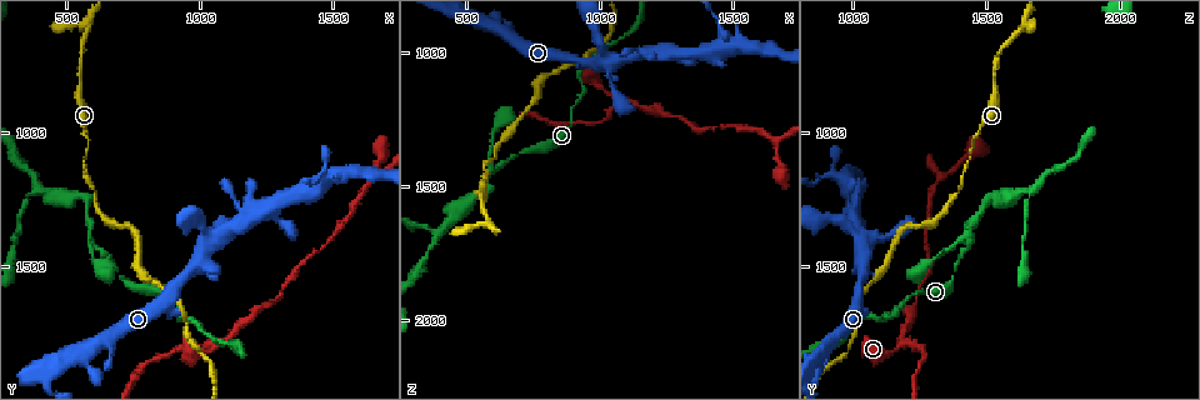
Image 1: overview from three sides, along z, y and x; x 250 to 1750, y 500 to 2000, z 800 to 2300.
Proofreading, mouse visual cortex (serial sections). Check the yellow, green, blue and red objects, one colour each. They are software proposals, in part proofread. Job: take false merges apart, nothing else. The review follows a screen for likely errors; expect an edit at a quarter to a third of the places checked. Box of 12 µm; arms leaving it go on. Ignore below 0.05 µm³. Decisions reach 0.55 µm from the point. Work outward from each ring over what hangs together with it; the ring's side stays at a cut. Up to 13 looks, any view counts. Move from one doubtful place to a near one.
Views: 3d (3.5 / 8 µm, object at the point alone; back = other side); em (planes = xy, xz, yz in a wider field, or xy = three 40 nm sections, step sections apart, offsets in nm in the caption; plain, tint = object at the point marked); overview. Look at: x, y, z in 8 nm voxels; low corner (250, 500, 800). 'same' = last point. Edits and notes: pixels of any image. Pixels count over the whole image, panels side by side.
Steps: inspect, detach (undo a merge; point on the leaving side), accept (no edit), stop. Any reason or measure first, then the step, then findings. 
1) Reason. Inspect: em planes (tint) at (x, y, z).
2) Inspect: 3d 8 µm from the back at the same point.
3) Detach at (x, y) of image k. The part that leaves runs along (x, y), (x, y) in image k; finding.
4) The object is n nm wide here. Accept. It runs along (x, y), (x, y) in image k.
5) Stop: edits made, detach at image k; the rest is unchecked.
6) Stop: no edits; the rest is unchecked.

Three arms meet. Inspect: 3d 8 µm at (1460, 1170, 980).

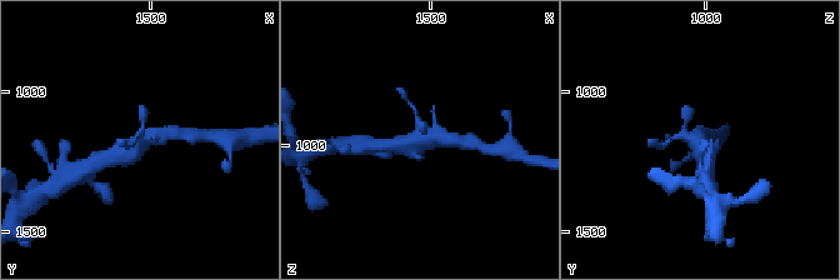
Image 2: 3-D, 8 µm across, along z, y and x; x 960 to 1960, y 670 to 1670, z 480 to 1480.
Zoom in. Inspect: 3d 3.5 µm at (1460, 1170, 980).

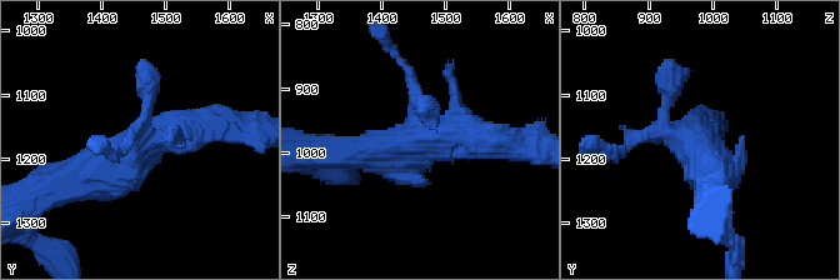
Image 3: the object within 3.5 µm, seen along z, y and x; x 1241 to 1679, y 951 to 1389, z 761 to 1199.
Detach at (669, 81) of image 3. The part that leaves runs along (666, 128), (669, 85), (689, 70) in image 3; two cells meet here.

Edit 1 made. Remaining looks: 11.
Narrows sharply. Inspect: 3d 3.5 µm at (1060, 1790, 1190).

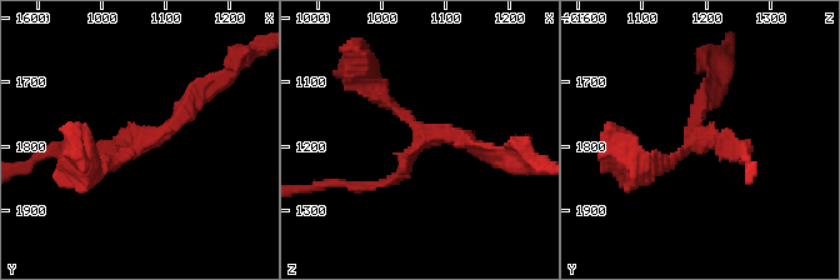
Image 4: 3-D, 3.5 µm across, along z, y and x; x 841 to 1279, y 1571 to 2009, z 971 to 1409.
3 arms meet here; the arms are 150, 200, 200 nm wide. Inspect: em planes (tint) at (1070, 1790, 1185).

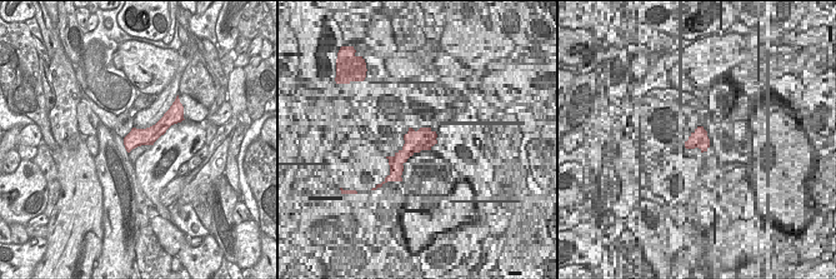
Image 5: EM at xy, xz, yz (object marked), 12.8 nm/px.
The object is 220 nm wide here. Accept. It runs along (169, 116), (154, 133), (128, 145) in image 5; all the same cell.

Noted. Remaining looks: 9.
Thick turns thin. Inspect: 3d 3.5 µm at (740, 1570, 1370).

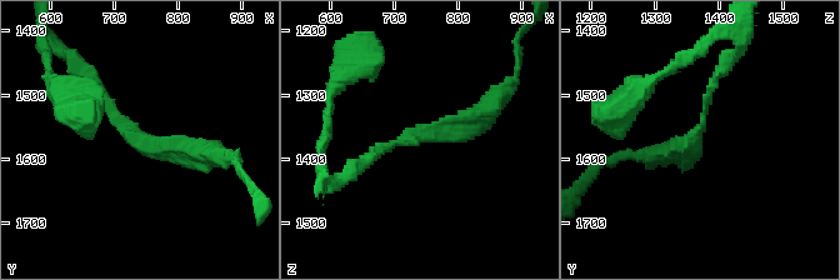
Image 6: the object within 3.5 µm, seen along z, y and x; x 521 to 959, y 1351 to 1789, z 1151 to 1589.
The arms are 100, 250 nm wide; now the EM. Inspect: em planes (tint) at (745, 1575, 1360).

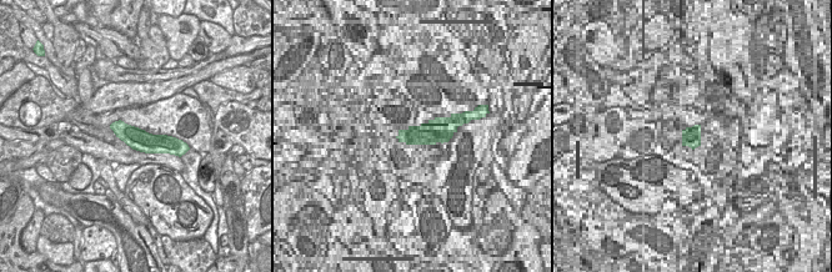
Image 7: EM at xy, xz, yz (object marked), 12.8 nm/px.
Accept. One cell here.

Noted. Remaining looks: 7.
Three-way junction. Inspect: 3d 3.5 µm from the back at (590, 1400, 1440).

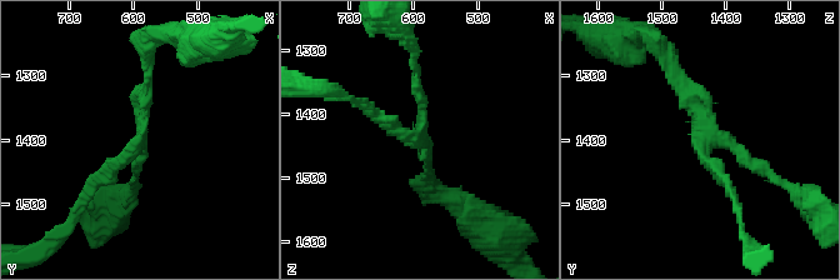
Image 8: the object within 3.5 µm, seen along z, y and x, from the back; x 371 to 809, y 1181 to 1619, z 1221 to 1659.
3 arms meet here; the arms are 150, 150, 200 nm wide. Inspect: em planes (tint) at (595, 1395, 1435).

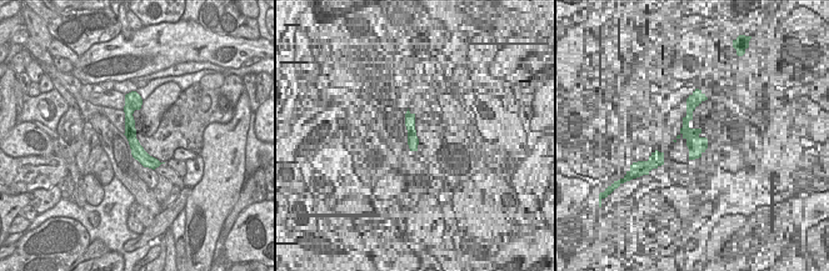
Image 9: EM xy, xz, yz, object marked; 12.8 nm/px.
Another direction. Inspect: em xy step 5 (tint) at the same point.

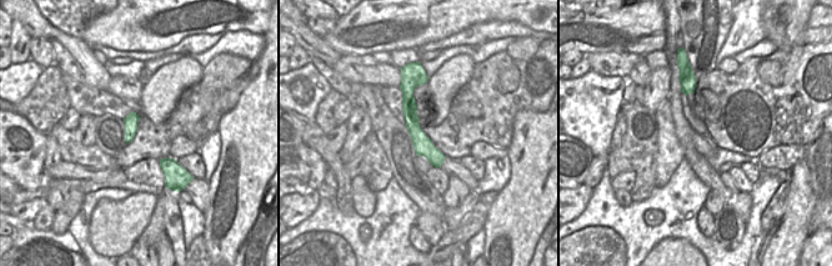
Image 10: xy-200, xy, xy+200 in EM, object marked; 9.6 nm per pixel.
Accept. It runs along (733, 195), (669, 61) in image 8; one cell here.

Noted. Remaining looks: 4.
Inspect: overview.

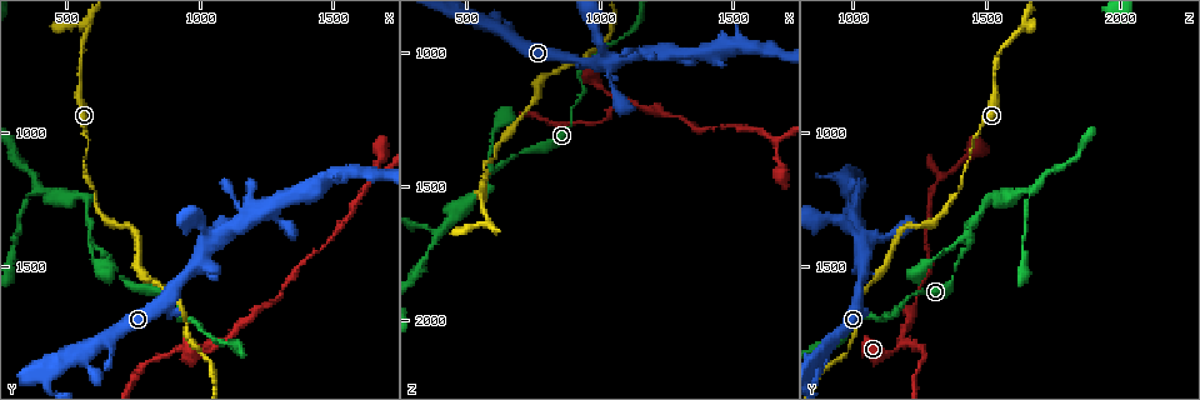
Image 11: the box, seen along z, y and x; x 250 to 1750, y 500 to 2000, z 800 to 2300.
Sharp bend. Inspect: 3d 3.5 µm from the back at (400, 1210, 1680).

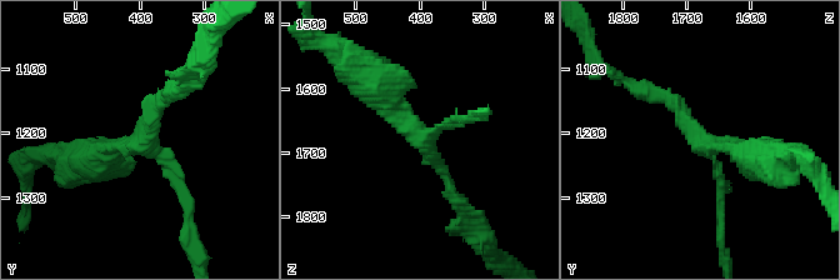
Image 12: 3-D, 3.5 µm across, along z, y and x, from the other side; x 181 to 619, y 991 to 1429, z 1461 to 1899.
3 arms meet here; the arms are 150, 150, 450 nm wide. Inspect: em xy step 3 (tint) at (400, 1220, 1675).

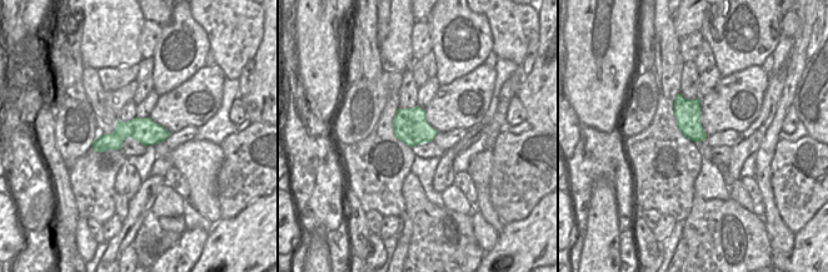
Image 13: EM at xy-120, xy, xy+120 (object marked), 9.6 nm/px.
Accept. It runs along (364, 74), (421, 135), (449, 189) in image 12; all the same cell.

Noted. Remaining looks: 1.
Stop: edits made, detach at image 3; the rest is unchecked.

